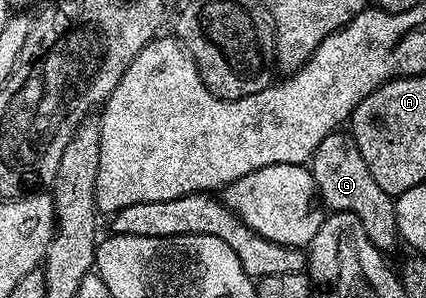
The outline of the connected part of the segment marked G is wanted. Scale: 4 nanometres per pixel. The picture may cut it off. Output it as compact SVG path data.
M334 132L325 137L315 148L311 159L313 179L321 196L321 201L330 211L351 212L359 216L371 244L383 252L390 252L399 246L397 232L397 203L394 195L383 192L379 188L375 176L371 176L371 168L367 168L367 160L363 160L363 152L354 144L352 137L345 132Z

